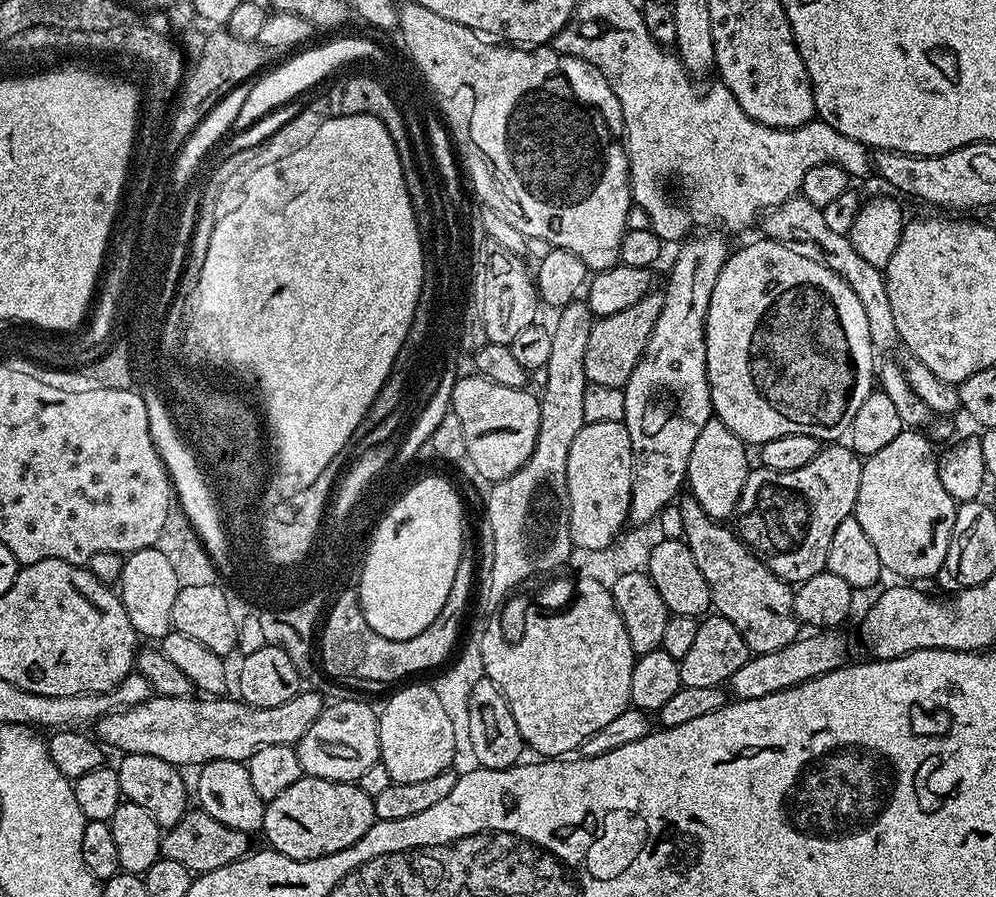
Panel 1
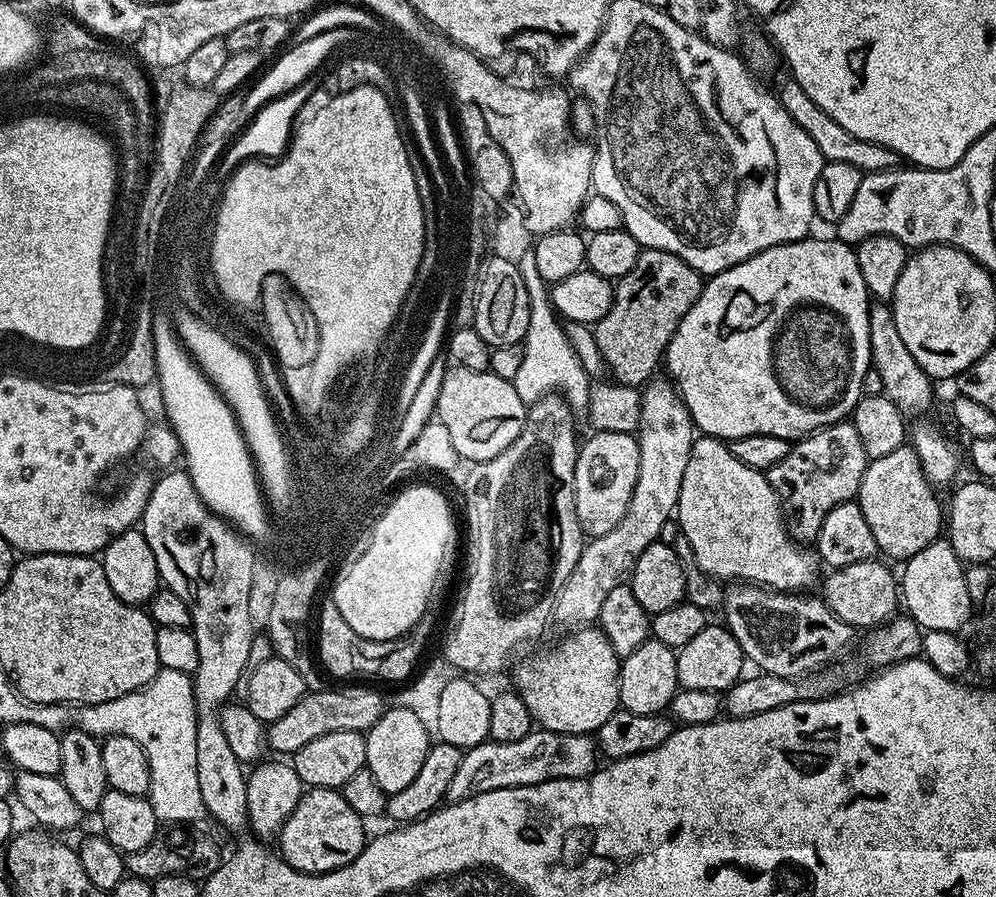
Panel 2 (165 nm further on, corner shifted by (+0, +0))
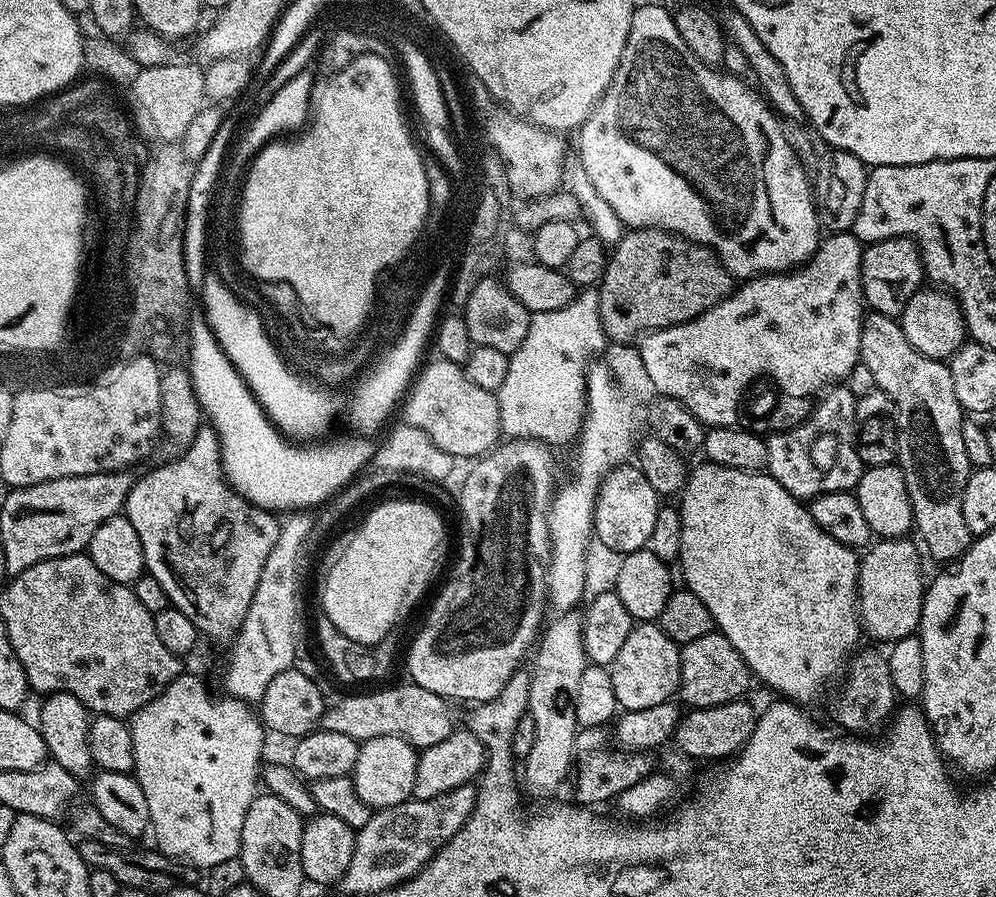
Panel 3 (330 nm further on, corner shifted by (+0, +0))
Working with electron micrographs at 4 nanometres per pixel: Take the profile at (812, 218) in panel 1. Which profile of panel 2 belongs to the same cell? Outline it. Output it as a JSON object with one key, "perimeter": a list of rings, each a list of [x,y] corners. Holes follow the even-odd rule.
{"perimeter":[[[876,302],[869,307],[870,318],[870,350],[872,351],[873,367],[876,367],[882,376],[884,394],[898,406],[906,418],[922,415],[932,404],[934,387],[931,377],[925,374],[910,350],[906,350],[906,342],[902,342],[898,335],[898,326],[894,322],[891,307],[884,302]]]}

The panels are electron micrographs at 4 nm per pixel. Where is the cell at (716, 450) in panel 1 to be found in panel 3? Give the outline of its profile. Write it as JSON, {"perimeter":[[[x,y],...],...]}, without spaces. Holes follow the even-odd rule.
{"perimeter":[[[700,462],[687,473],[682,495],[678,500],[680,517],[682,518],[682,550],[678,567],[684,575],[687,591],[698,594],[706,610],[714,618],[716,628],[728,639],[730,646],[742,654],[749,673],[756,676],[768,688],[776,691],[777,697],[791,700],[792,703],[801,706],[809,706],[824,692],[824,683],[832,680],[836,675],[839,677],[845,671],[850,657],[857,651],[860,636],[862,637],[862,625],[856,599],[856,587],[858,586],[858,570],[860,569],[860,556],[857,549],[838,542],[838,538],[830,538],[826,530],[814,522],[814,518],[808,513],[807,507],[795,496],[784,489],[774,477],[769,476],[767,471],[747,472],[746,470],[730,470],[730,466],[718,466],[707,462]]]}

